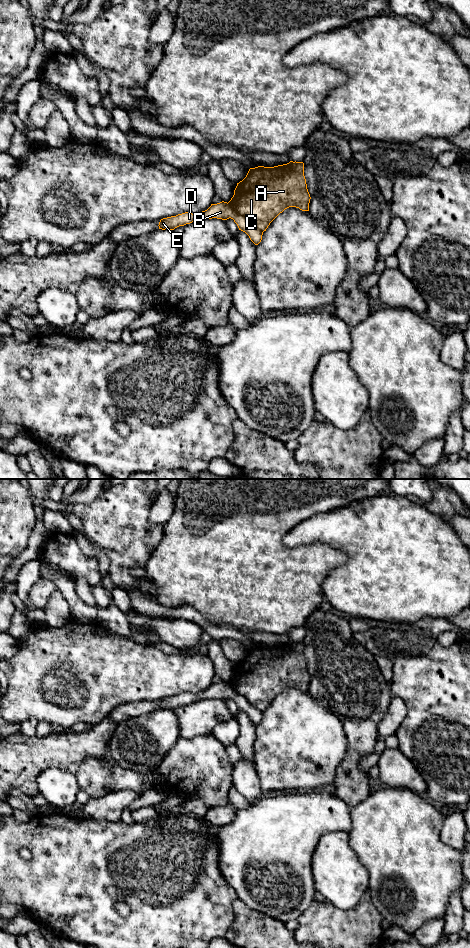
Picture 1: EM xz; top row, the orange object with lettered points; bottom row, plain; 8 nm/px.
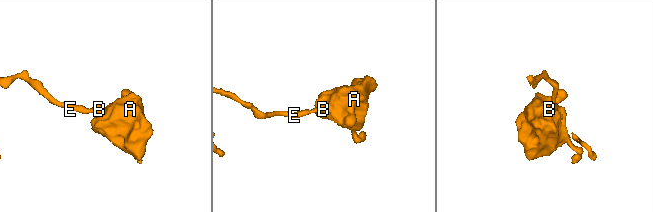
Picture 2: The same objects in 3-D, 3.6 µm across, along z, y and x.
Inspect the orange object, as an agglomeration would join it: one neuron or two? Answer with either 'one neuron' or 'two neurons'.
two neurons

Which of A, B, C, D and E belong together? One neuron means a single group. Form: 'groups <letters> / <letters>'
groups A C / B D E

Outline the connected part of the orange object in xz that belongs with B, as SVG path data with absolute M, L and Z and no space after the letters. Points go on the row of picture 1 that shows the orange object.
M224 201L217 204L211 204L211 206L207 210L202 211L198 214L185 212L176 216L163 218L160 220L158 226L159 229L162 230L174 230L179 226L184 226L197 220L212 218L222 220L227 220L231 218L237 224L239 230L245 232L255 245L258 245L262 240L263 232L254 228L245 217L236 213L233 210L233 208L229 205L229 203Z

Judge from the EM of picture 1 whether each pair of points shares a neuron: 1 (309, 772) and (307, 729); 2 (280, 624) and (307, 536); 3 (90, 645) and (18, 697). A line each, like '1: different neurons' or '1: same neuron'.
1: same neuron
2: different neurons
3: same neuron

